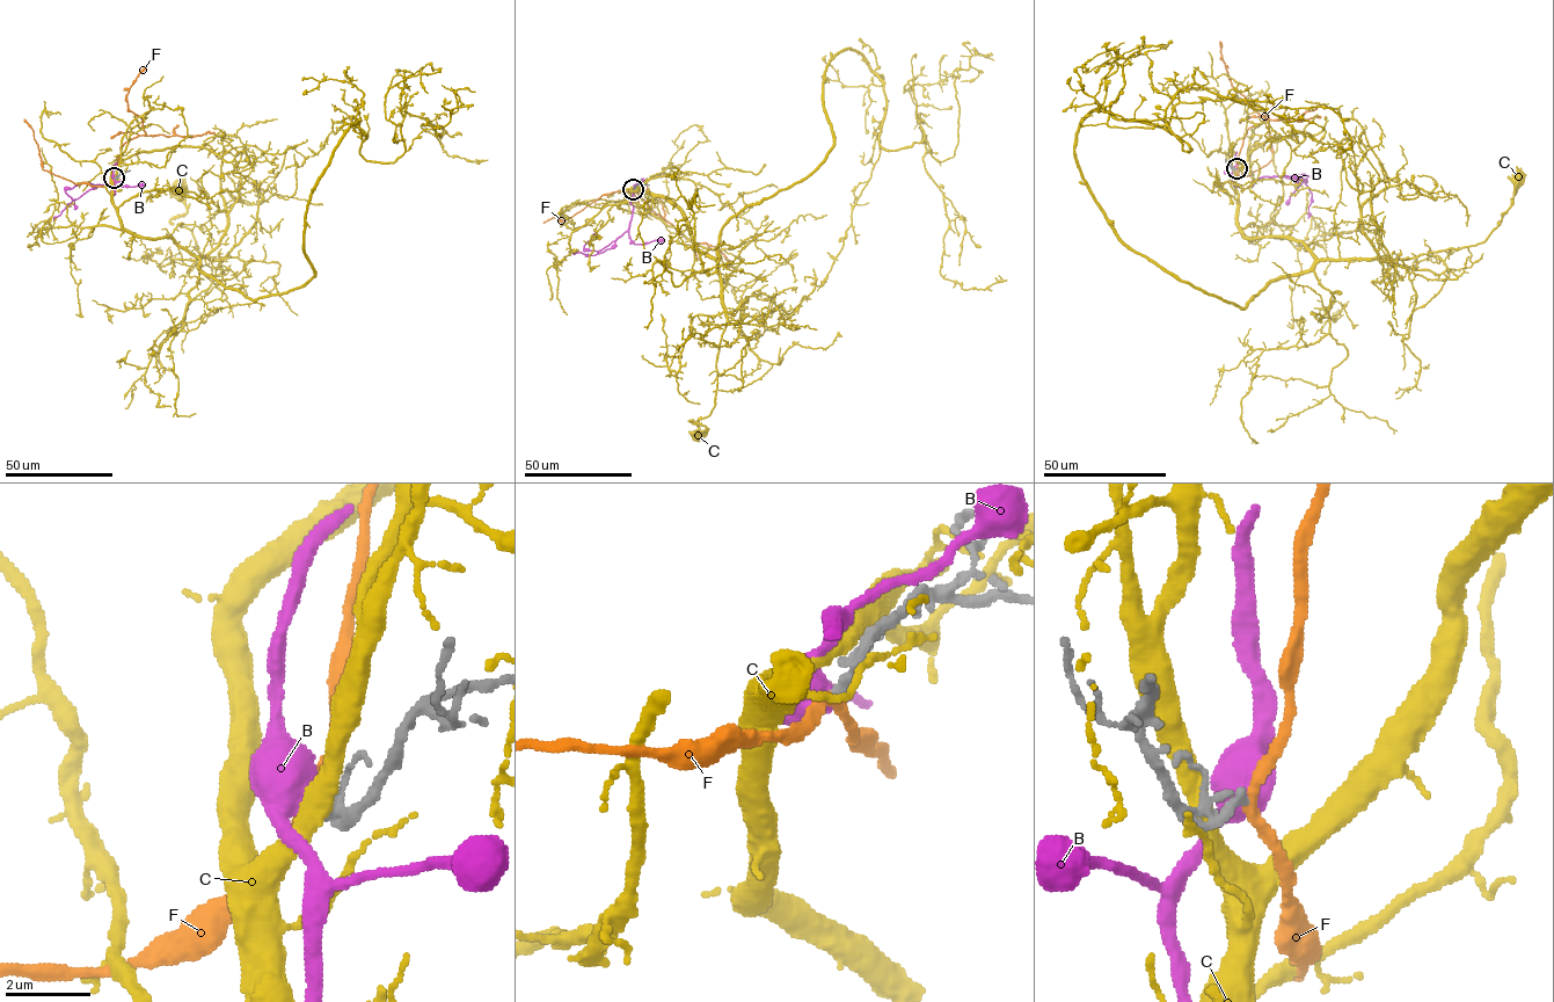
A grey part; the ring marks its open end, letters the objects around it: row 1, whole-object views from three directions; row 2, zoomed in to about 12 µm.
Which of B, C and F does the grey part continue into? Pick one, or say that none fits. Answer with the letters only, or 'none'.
none

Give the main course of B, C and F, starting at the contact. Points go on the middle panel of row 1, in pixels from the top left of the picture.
B: (634, 189), (629, 227), (598, 251), (586, 251), (584, 245), (595, 233)
C: (635, 187), (668, 198), (694, 246), (716, 262), (727, 324), (713, 411), (690, 420), (706, 427), (695, 434)
F: (634, 189), (663, 217), (661, 200), (646, 183), (651, 178), (665, 175)

